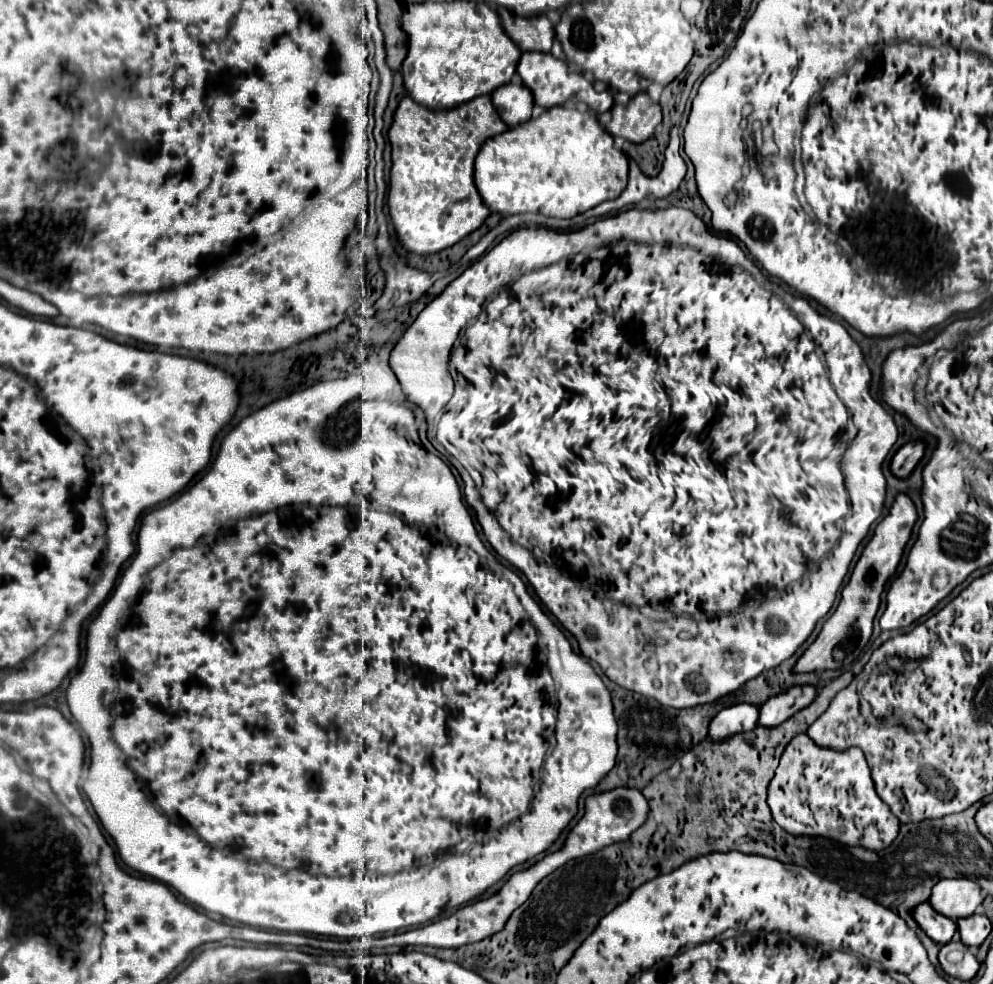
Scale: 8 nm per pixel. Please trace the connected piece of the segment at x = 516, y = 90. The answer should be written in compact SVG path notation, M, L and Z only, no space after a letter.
M514 81L508 85L502 85L492 93L492 103L496 105L496 111L500 113L502 121L508 127L516 127L532 117L532 107L534 107L534 97L532 91Z

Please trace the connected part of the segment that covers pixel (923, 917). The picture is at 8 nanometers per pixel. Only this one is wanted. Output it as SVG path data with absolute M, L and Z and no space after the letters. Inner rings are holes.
M920 903L916 909L914 909L914 919L916 923L920 925L920 929L936 943L944 945L952 939L952 935L956 933L956 923L940 913L936 913L932 909L930 903Z

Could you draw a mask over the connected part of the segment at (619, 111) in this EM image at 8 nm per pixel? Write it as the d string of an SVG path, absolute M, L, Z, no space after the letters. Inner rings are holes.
M638 93L628 105L614 105L610 113L612 119L606 125L606 131L612 137L624 137L632 143L644 143L650 139L662 121L662 109L648 97L648 93Z

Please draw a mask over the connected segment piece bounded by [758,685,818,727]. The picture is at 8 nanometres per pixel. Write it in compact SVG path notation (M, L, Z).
M794 685L784 693L770 697L764 705L760 705L760 721L758 725L774 727L792 717L796 711L804 709L818 695L816 685Z

